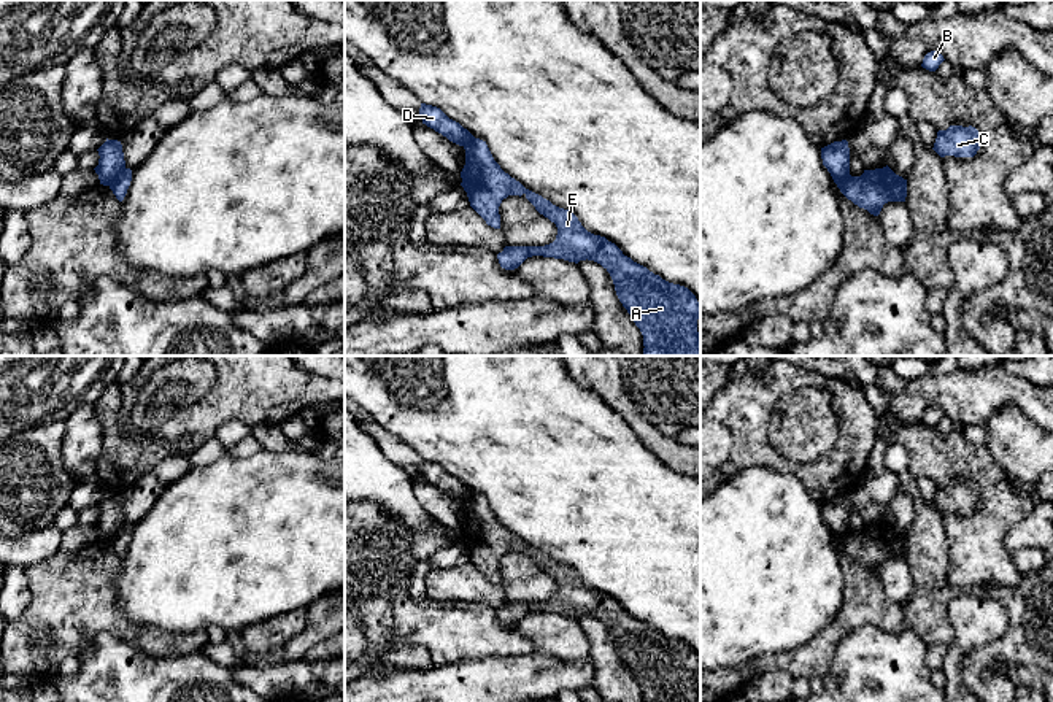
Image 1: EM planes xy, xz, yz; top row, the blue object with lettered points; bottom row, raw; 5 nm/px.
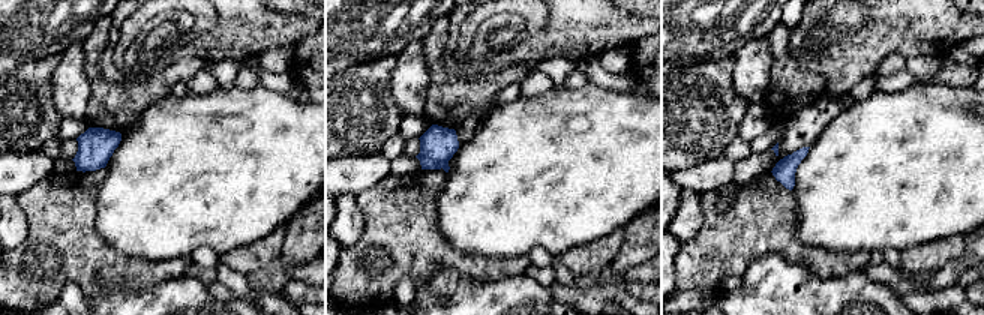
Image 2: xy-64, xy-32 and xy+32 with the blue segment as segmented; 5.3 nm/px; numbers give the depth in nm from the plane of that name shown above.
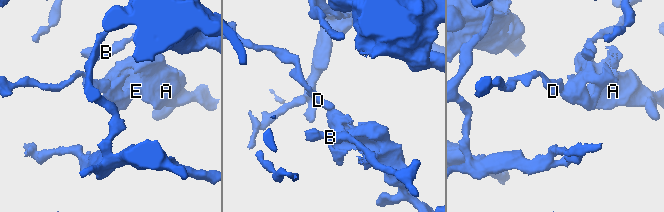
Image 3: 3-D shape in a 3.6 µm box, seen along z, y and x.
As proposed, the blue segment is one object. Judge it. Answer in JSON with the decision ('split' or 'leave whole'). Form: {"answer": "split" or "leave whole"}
{"answer": "split"}

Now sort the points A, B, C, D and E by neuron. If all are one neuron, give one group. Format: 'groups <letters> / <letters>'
groups A C E / B D

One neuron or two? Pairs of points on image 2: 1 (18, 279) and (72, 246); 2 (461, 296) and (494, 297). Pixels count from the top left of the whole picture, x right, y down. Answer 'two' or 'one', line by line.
1: one
2: one

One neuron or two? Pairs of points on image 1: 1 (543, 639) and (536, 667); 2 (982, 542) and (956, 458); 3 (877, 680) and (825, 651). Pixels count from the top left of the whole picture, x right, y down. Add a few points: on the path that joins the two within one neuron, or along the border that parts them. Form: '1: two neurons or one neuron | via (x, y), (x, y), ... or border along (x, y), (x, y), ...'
1: two neurons | border along (534, 650), (575, 661)
2: one neuron | via (988, 520), (988, 485), (979, 475)
3: two neurons | border along (858, 628), (842, 639), (825, 678)

